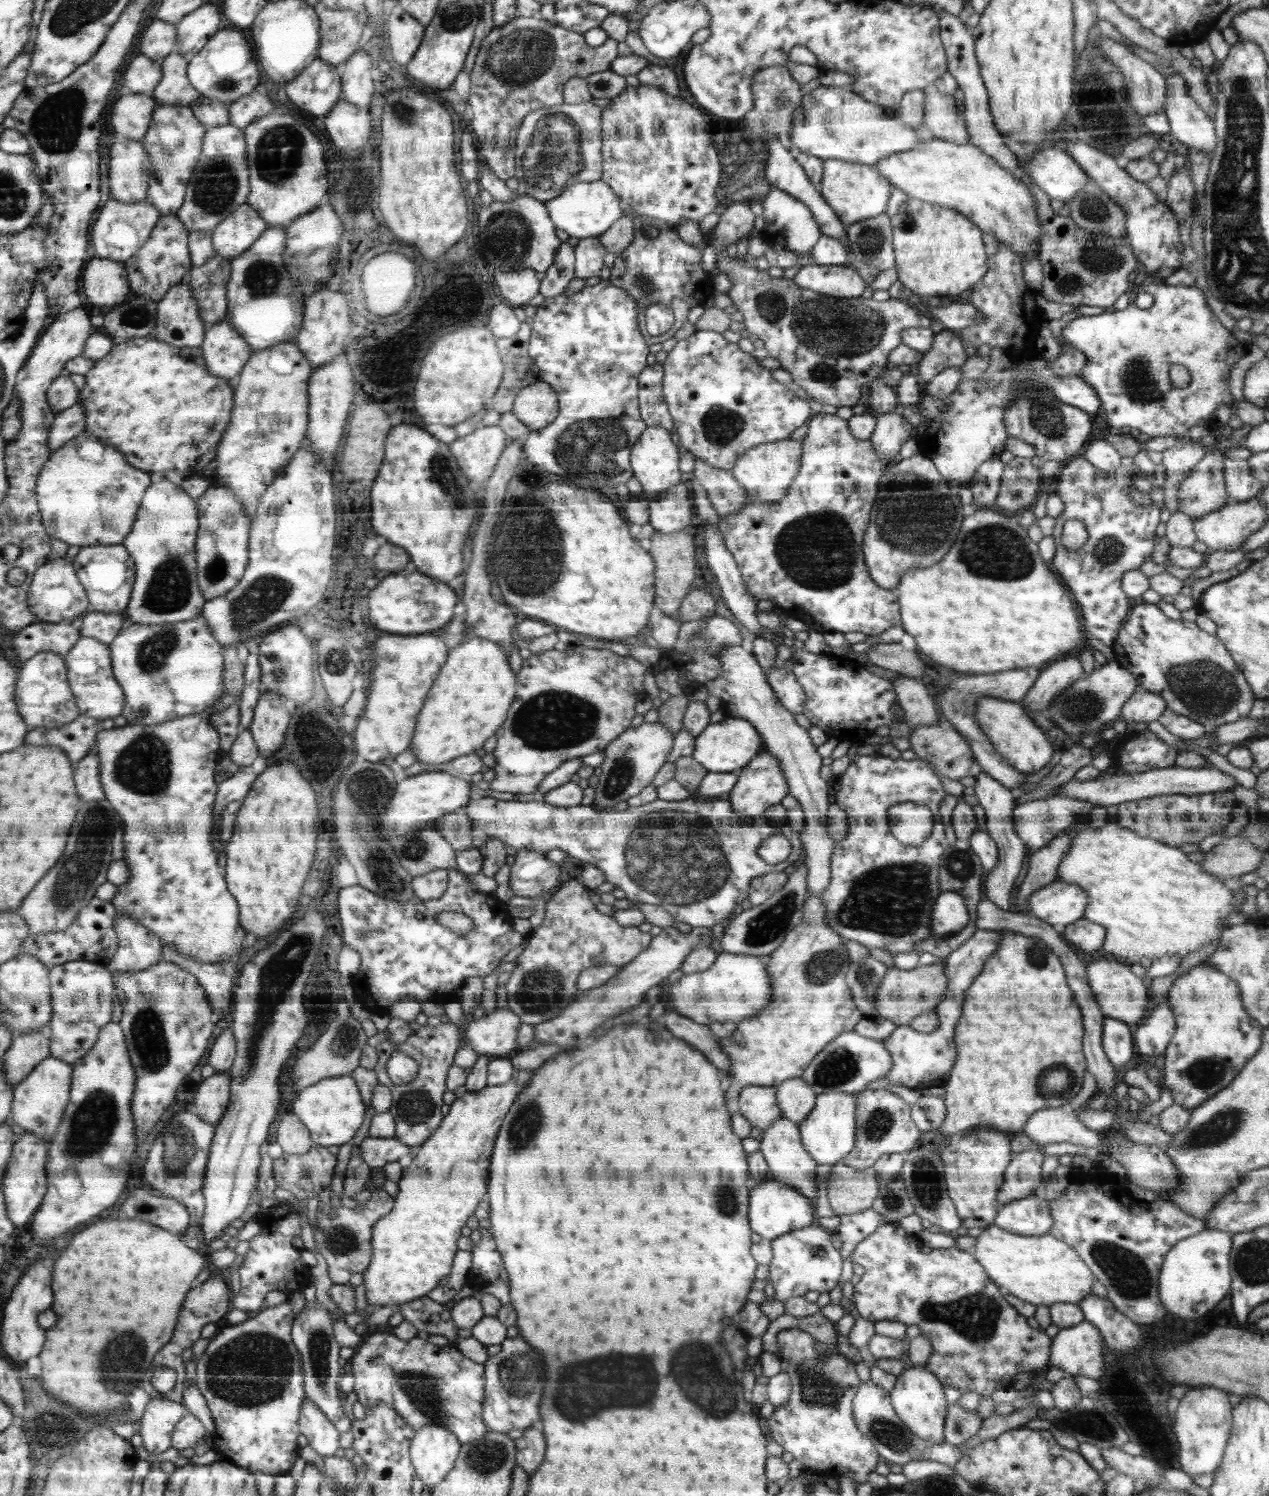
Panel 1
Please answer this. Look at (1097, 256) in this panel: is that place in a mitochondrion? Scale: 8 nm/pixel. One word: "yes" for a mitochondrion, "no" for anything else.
yes

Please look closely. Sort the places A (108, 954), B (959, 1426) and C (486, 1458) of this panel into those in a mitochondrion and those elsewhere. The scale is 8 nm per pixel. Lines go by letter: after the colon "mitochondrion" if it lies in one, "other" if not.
A: other
B: mitochondrion
C: mitochondrion

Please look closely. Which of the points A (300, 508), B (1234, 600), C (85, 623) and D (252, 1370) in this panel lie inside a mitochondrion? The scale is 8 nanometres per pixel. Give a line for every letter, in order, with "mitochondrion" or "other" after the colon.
A: other
B: other
C: other
D: mitochondrion

